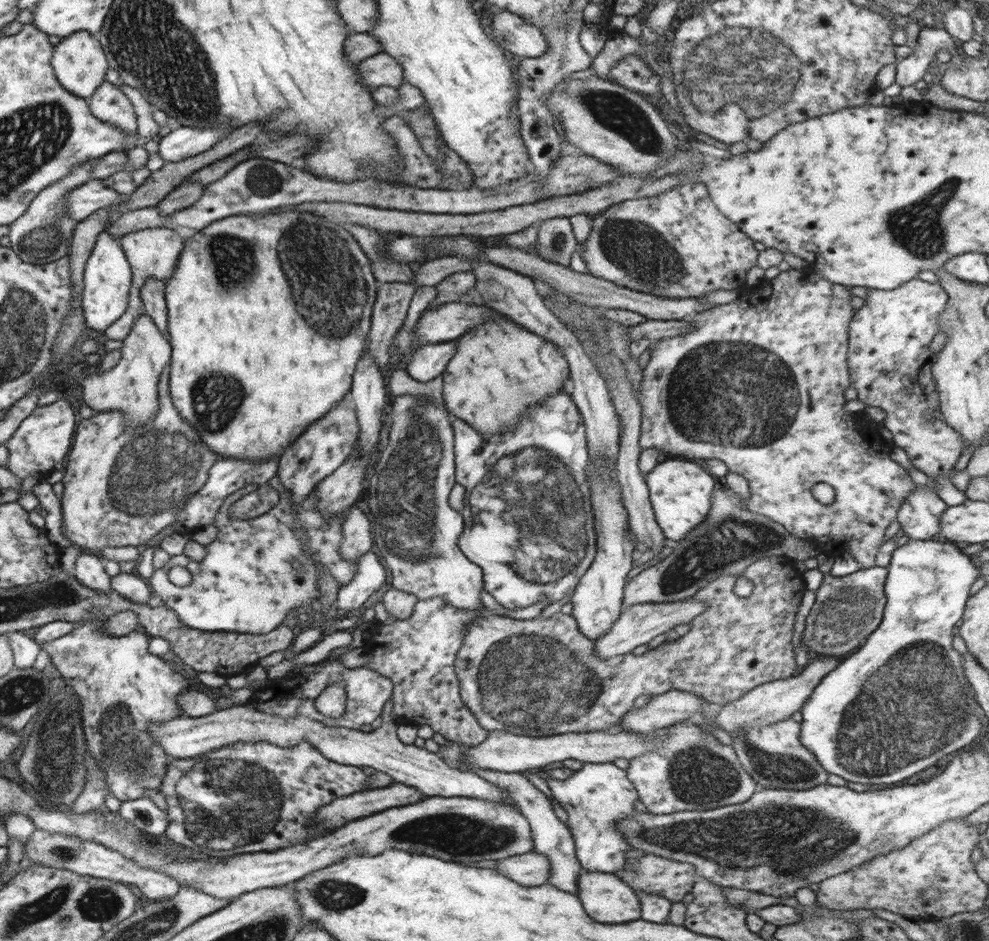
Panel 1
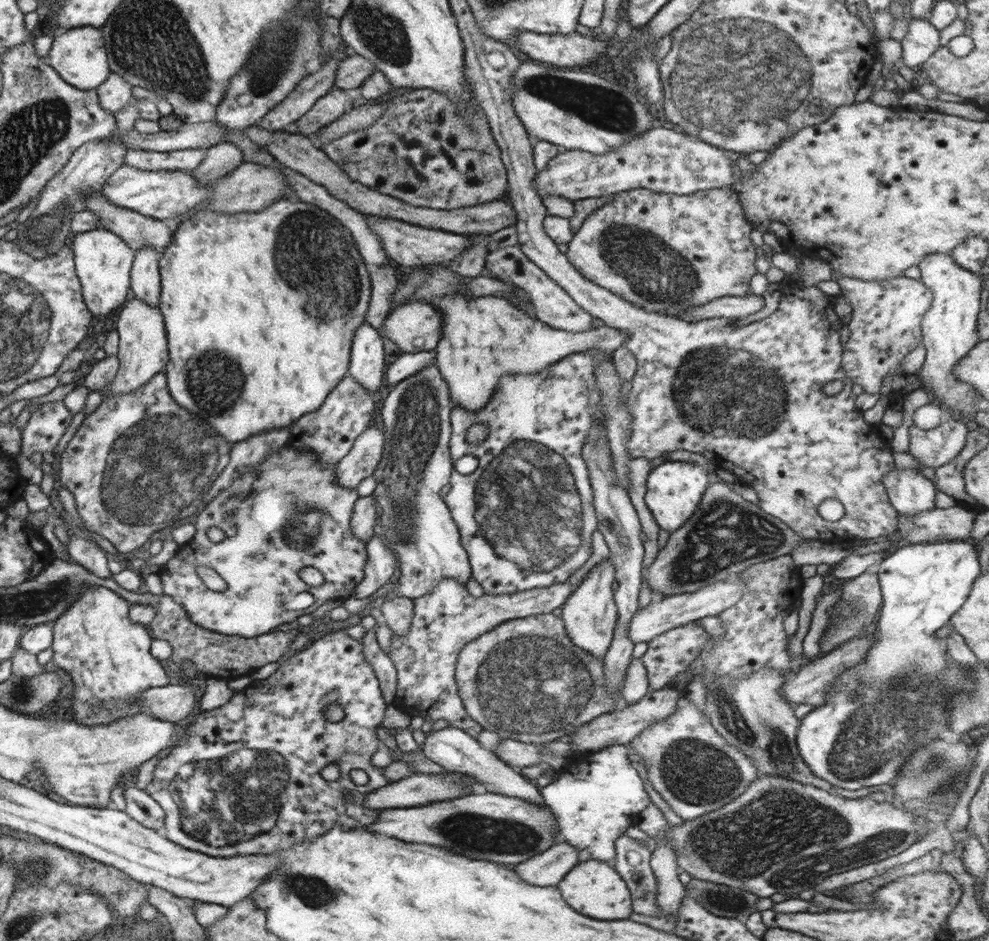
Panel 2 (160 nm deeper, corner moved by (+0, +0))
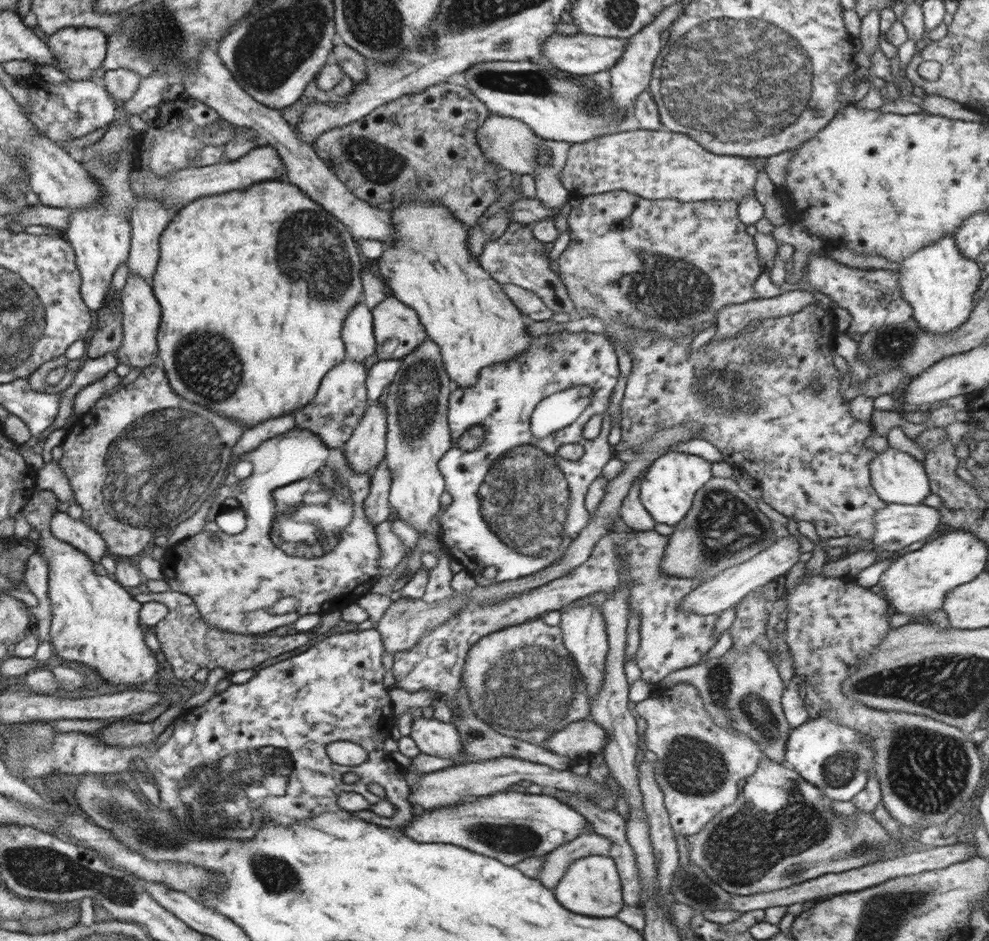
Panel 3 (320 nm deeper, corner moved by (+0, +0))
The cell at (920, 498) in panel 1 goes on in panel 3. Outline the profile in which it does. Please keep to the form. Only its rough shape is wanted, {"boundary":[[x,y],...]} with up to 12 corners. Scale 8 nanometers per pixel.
{"boundary":[[892,446],[871,460],[870,479],[887,504],[923,504],[922,462]]}

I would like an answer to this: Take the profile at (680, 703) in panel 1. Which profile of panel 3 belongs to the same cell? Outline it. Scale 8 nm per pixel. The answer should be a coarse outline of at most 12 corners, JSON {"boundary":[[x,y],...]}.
{"boundary":[[591,718],[570,723],[544,749],[571,760],[601,753],[607,732]]}

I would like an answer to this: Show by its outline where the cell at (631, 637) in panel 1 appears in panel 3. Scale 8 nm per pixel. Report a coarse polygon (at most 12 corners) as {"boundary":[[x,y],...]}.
{"boundary":[[778,538],[684,596],[680,612],[720,616],[798,562]]}

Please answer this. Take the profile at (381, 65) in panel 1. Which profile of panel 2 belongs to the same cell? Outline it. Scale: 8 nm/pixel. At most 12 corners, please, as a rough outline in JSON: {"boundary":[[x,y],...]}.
{"boundary":[[351,54],[338,64],[333,86],[360,88],[374,63]]}

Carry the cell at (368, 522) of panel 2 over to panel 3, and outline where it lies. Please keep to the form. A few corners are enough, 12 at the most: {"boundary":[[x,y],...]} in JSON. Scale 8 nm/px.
{"boundary":[[384,460],[371,475],[362,504],[372,526],[393,516],[392,476]]}

